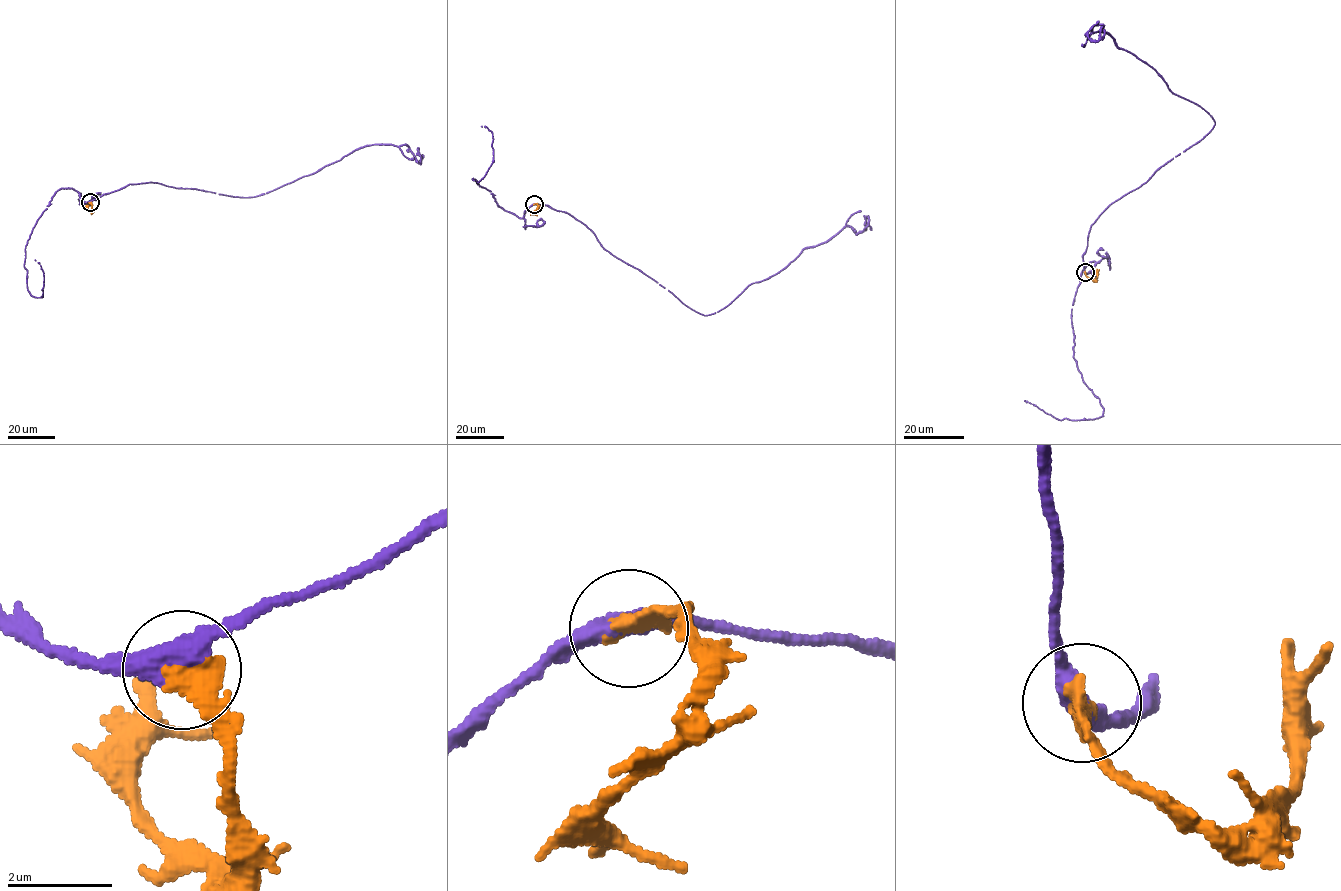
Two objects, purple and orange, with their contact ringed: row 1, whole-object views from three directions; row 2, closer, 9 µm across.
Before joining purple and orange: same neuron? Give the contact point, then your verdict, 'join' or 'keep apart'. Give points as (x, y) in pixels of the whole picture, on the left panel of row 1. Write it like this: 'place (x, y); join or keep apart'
place (90, 202); join

